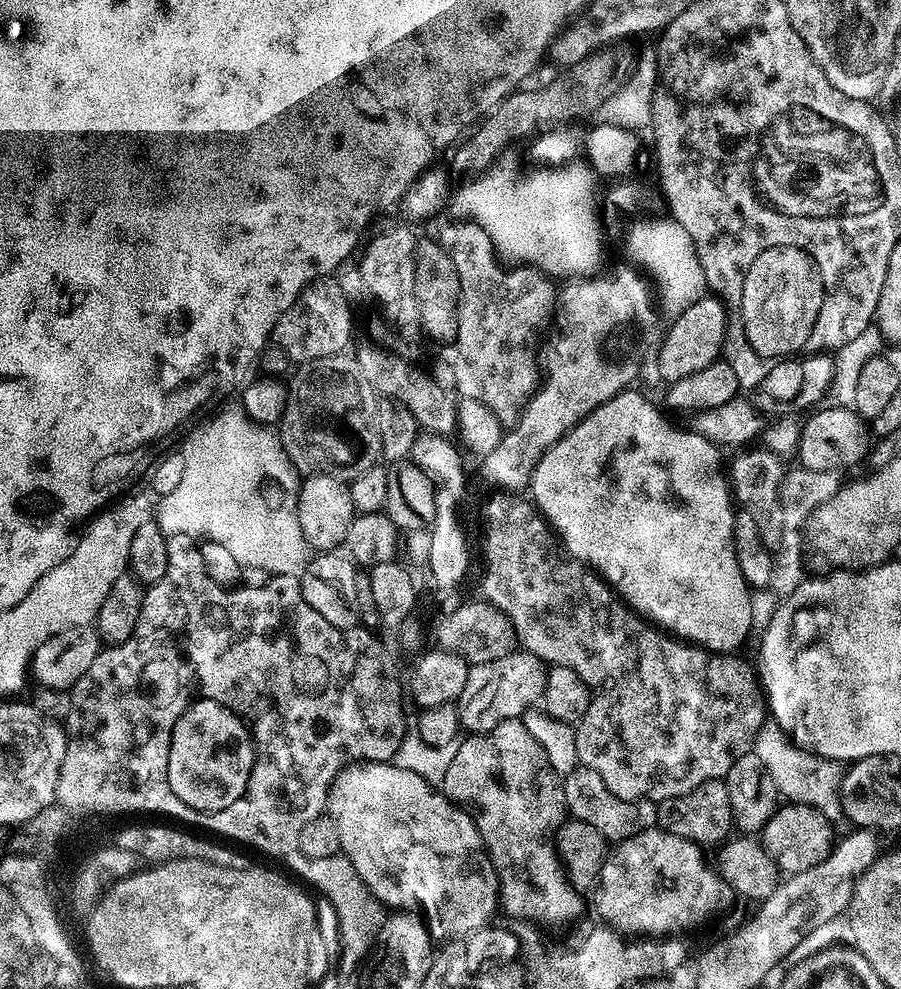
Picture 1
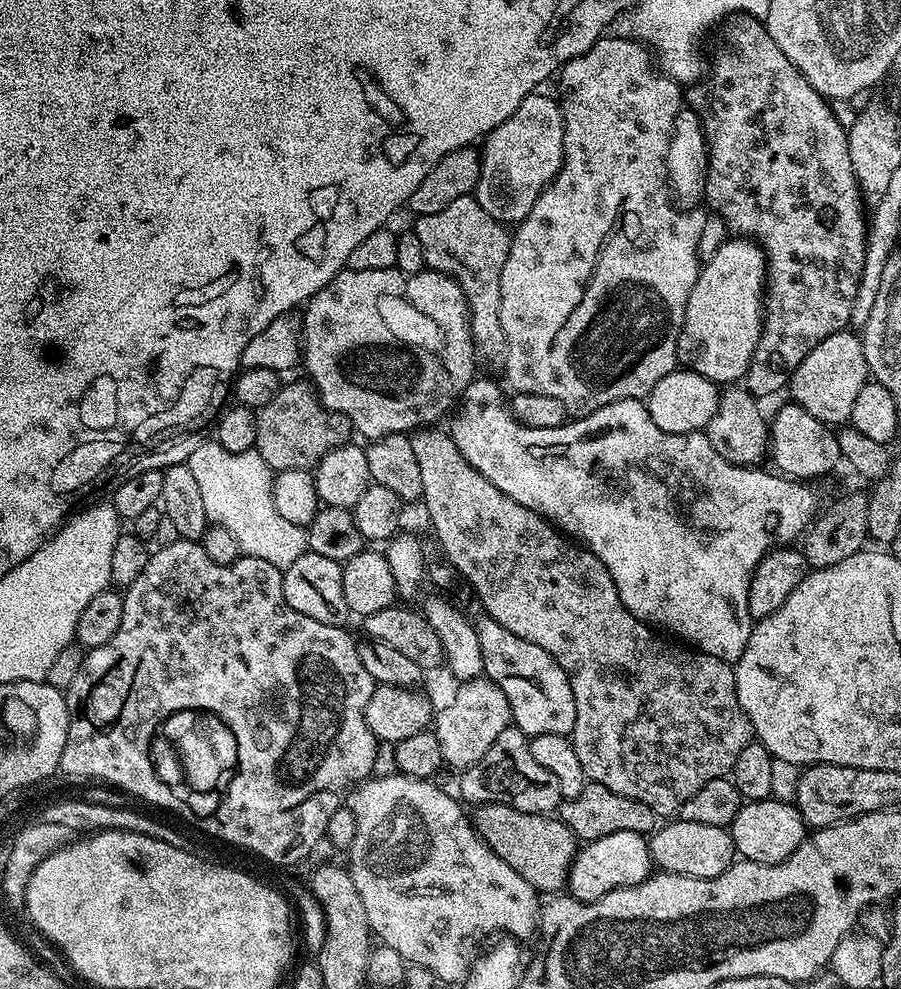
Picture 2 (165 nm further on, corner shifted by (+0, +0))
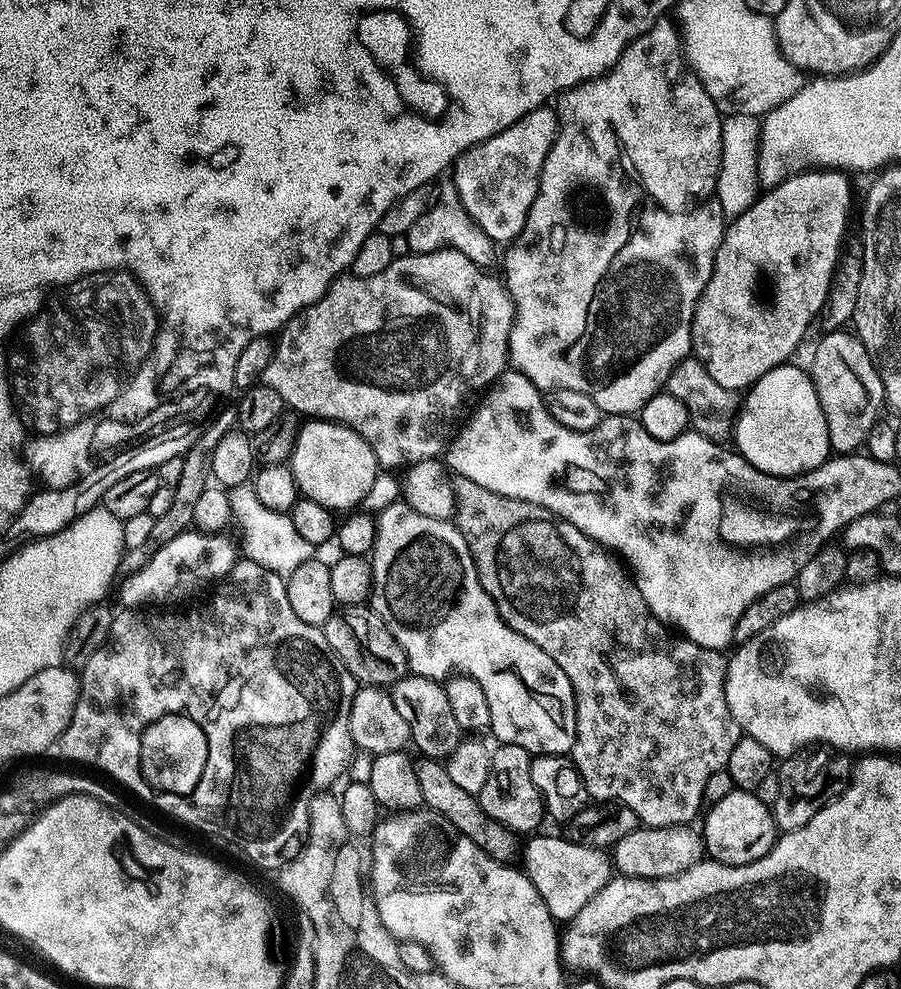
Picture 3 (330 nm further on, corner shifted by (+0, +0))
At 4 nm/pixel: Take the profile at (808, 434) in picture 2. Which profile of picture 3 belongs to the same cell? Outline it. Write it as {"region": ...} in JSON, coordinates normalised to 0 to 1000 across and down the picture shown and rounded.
{"region":[[[883,366],[865,368],[859,374],[846,378],[841,386],[829,393],[824,412],[817,422],[815,434],[816,456],[828,463],[841,475],[856,481],[889,481],[891,477],[912,471],[925,456],[921,439],[917,431],[917,419],[912,419],[912,406],[903,394],[903,386],[896,375],[892,376]]]}

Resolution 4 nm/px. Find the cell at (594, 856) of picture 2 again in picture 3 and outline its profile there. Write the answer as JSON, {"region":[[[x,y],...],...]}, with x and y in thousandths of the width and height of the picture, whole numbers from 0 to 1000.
{"region":[[[595,843],[589,846],[590,849],[580,856],[579,873],[580,881],[593,892],[597,904],[602,904],[602,912],[610,920],[614,930],[618,932],[629,932],[636,930],[668,900],[675,895],[675,891],[680,889],[681,875],[680,867],[669,857],[656,857],[649,853],[638,853],[636,849],[622,845],[599,845]]]}

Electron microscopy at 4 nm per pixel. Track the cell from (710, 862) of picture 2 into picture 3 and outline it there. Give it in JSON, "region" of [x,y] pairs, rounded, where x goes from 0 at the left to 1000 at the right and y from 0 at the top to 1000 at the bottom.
{"region":[[[767,834],[706,837],[689,851],[680,854],[683,881],[691,886],[710,886],[719,889],[751,886],[776,874],[782,865],[780,844]]]}

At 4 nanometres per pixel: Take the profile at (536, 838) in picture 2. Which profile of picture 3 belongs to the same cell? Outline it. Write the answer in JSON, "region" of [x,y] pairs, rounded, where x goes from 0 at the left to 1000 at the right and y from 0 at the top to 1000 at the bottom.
{"region":[[[467,767],[462,776],[462,782],[465,794],[468,795],[471,813],[486,823],[491,823],[508,840],[517,843],[522,851],[526,851],[536,857],[539,863],[544,863],[549,870],[556,870],[562,875],[567,875],[572,871],[568,869],[578,865],[579,849],[572,838],[563,837],[552,829],[545,829],[535,819],[532,808],[525,802],[504,795],[496,776],[489,769]]]}

